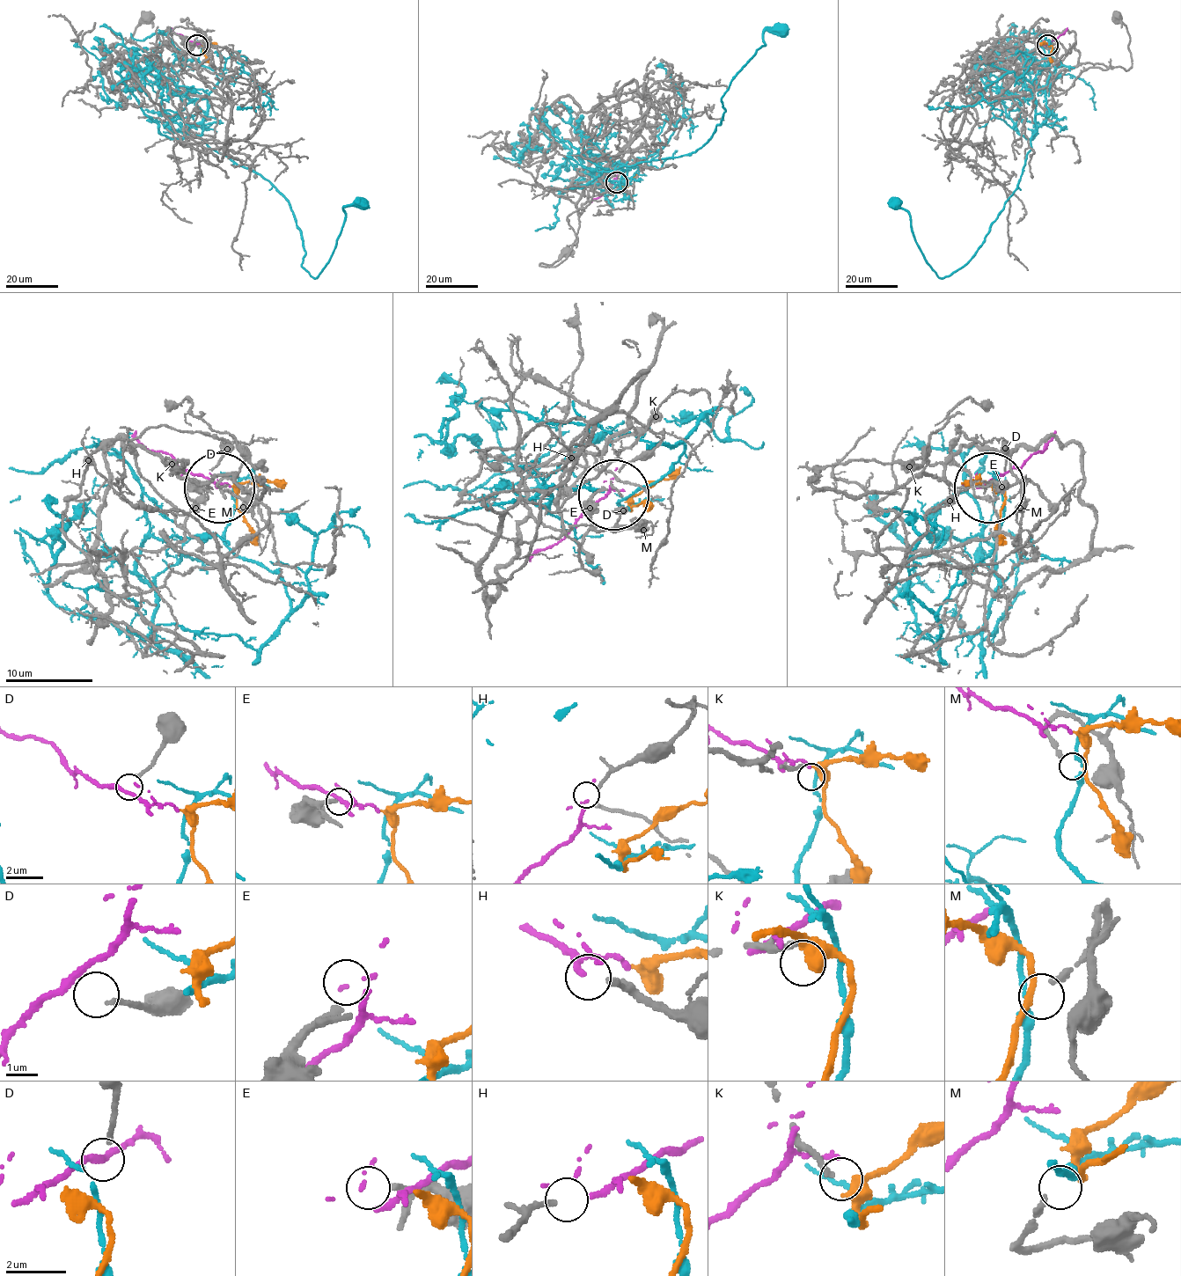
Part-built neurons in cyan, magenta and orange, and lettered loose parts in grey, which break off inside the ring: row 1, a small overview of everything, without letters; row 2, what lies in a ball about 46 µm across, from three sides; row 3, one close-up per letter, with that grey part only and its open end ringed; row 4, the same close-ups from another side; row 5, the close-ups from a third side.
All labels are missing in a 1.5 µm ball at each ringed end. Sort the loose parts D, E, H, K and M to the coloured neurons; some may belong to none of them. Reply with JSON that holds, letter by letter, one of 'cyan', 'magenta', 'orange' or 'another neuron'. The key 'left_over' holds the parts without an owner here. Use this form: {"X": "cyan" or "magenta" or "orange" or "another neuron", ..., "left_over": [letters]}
{"D": "another neuron", "E": "another neuron", "H": "magenta", "K": "orange", "M": "cyan", "left_over": ["D", "E"]}

